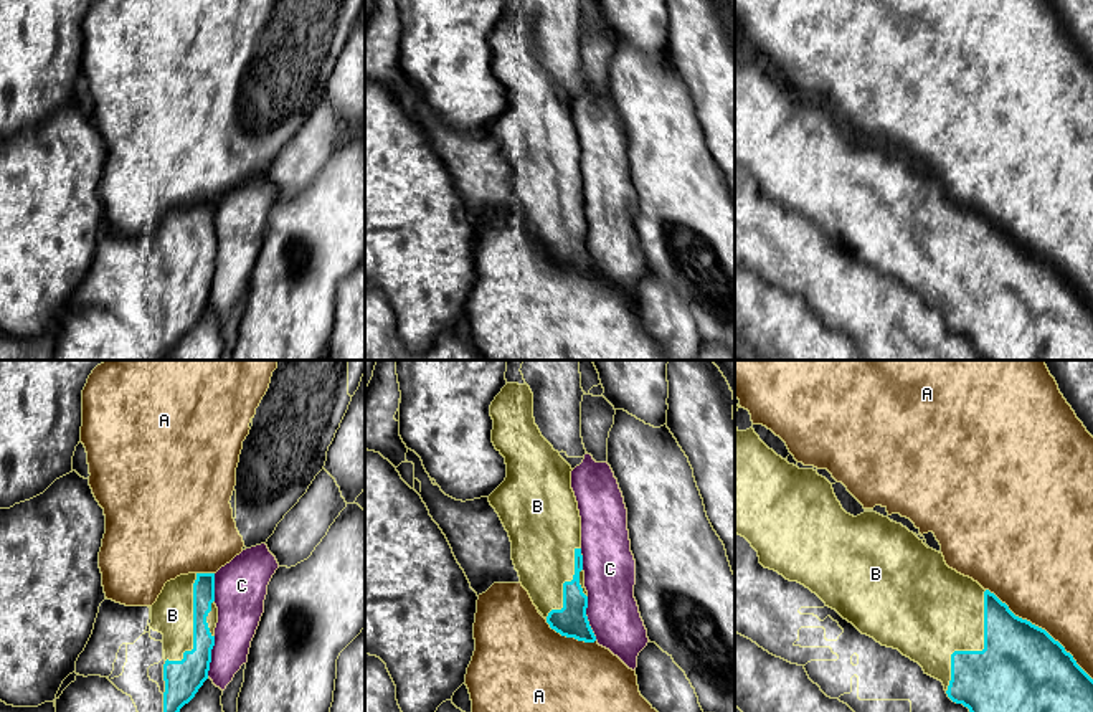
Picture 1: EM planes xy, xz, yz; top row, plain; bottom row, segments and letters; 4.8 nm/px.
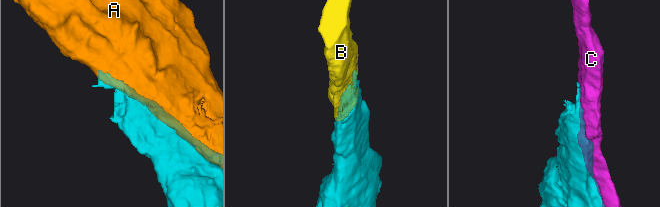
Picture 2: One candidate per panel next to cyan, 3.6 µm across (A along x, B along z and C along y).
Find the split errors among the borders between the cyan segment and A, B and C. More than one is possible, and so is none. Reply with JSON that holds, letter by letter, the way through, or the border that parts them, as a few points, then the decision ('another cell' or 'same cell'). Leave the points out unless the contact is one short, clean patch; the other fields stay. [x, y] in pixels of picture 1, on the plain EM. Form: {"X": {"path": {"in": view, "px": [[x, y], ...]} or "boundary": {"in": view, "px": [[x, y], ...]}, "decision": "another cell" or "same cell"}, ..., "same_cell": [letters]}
{"A": {"decision": "another cell"}, "B": {"decision": "same cell"}, "C": {"decision": "another cell"}, "same_cell": ["B"]}

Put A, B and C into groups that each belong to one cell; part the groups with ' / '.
A / B / C

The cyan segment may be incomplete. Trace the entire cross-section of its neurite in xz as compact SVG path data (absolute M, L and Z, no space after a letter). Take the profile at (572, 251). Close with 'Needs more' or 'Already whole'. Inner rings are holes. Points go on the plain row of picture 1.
M507 13L490 35L492 73L505 88L507 107L489 126L512 172L512 190L522 216L551 259L566 268L594 273L586 238L581 185L581 147L571 119L571 96L542 66L533 48L528 15Z. Needs more

